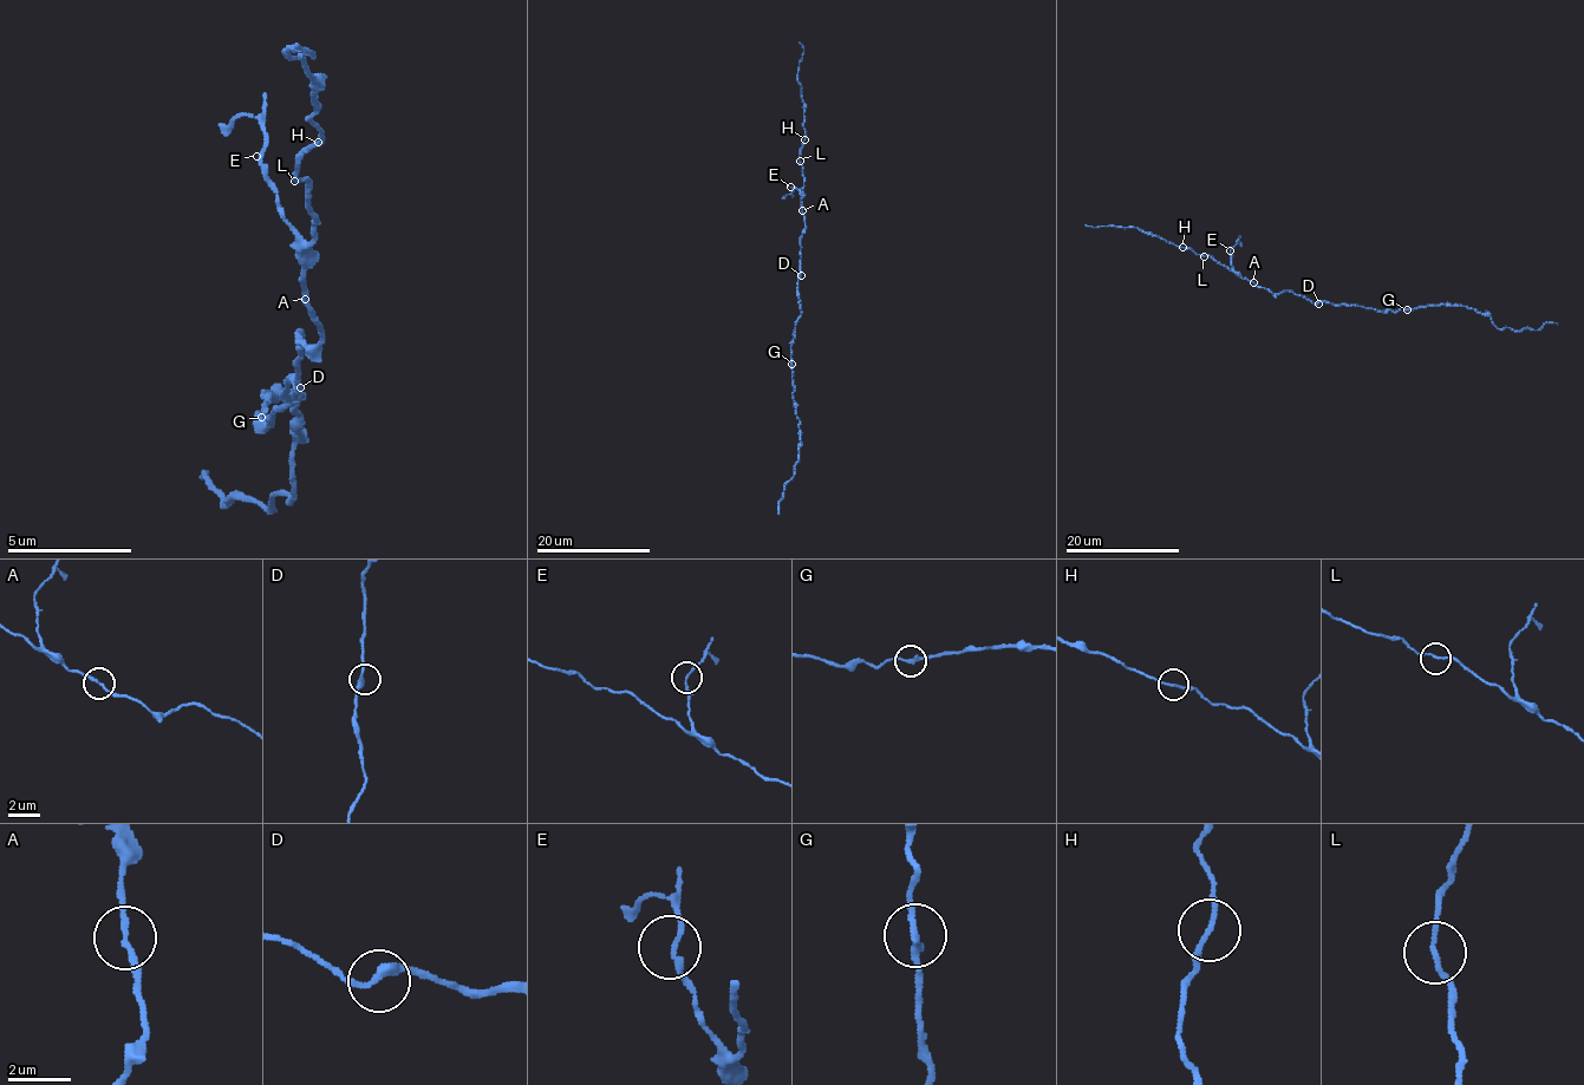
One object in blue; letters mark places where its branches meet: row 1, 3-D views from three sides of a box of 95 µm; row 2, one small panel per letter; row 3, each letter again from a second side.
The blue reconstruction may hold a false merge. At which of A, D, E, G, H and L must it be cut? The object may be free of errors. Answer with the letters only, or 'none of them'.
H

